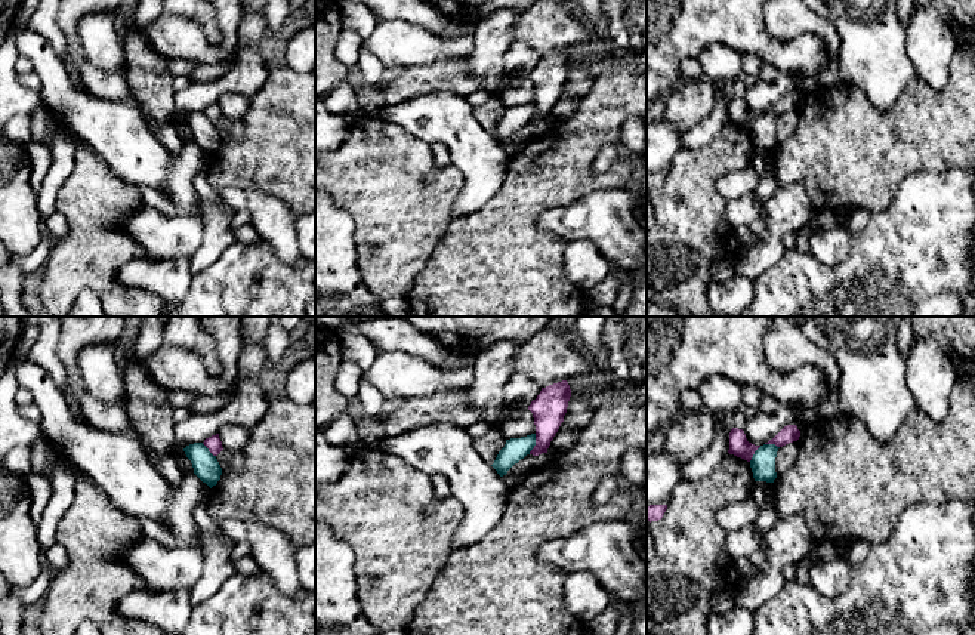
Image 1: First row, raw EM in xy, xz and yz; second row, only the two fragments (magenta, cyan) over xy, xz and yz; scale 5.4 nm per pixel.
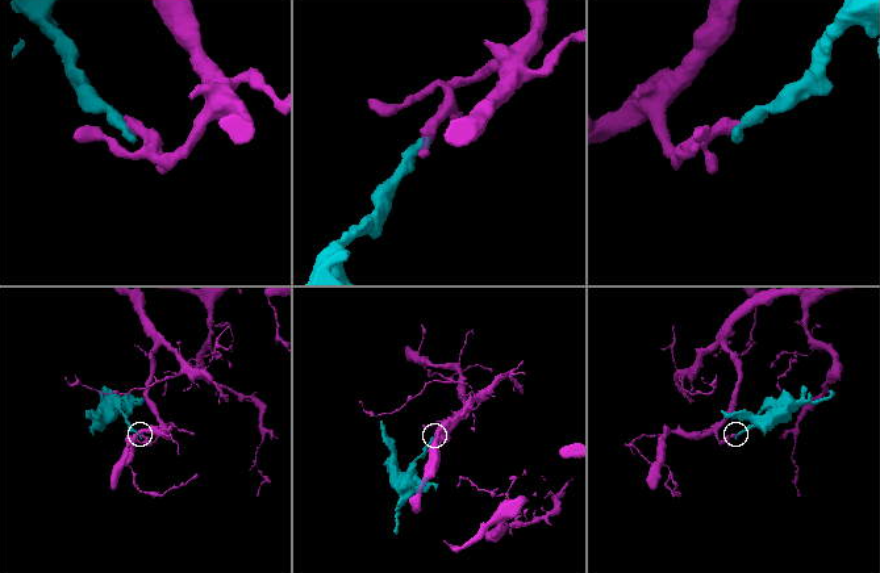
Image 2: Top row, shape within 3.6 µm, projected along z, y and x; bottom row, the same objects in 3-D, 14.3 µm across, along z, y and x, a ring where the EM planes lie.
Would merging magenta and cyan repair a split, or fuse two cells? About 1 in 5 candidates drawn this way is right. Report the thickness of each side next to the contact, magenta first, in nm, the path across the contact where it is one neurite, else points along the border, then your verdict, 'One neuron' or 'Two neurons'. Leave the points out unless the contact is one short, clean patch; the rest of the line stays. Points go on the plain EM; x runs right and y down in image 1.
Thickness 180 nm (magenta) against 130 nm. Boundary: xz (536, 102), (536, 111), (528, 122). Two neurons

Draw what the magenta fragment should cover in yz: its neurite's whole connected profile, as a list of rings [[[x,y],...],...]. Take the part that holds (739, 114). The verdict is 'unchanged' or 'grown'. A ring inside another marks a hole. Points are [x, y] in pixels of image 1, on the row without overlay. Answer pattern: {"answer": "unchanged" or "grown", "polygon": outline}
{"answer": "unchanged", "polygon": [[[738,96],[731,98],[731,101],[729,101],[729,118],[728,118],[729,123],[734,123],[737,126],[741,126],[741,127],[750,130],[755,120],[759,115],[760,114],[755,114],[755,112],[747,110],[743,98],[738,98]]]}

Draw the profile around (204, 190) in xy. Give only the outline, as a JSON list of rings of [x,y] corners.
[[[201,172],[194,178],[194,188],[198,197],[207,203],[216,203],[220,200],[219,194],[209,184],[206,172]]]

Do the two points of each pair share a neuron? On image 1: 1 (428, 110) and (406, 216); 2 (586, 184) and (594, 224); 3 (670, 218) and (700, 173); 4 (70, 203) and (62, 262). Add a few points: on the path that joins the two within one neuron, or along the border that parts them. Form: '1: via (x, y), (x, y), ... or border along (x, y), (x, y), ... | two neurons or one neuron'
1: border along (391, 123), (429, 144) | two neurons
2: border along (622, 187), (595, 188), (571, 203), (555, 206) | two neurons
3: via (681, 207), (688, 200), (691, 184) | one neuron
4: via (77, 218), (77, 247) | one neuron

